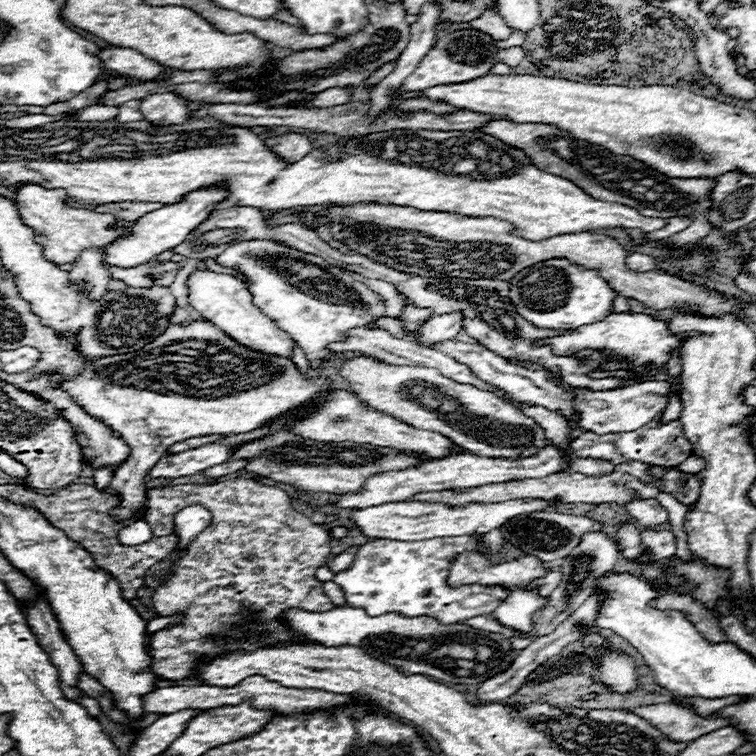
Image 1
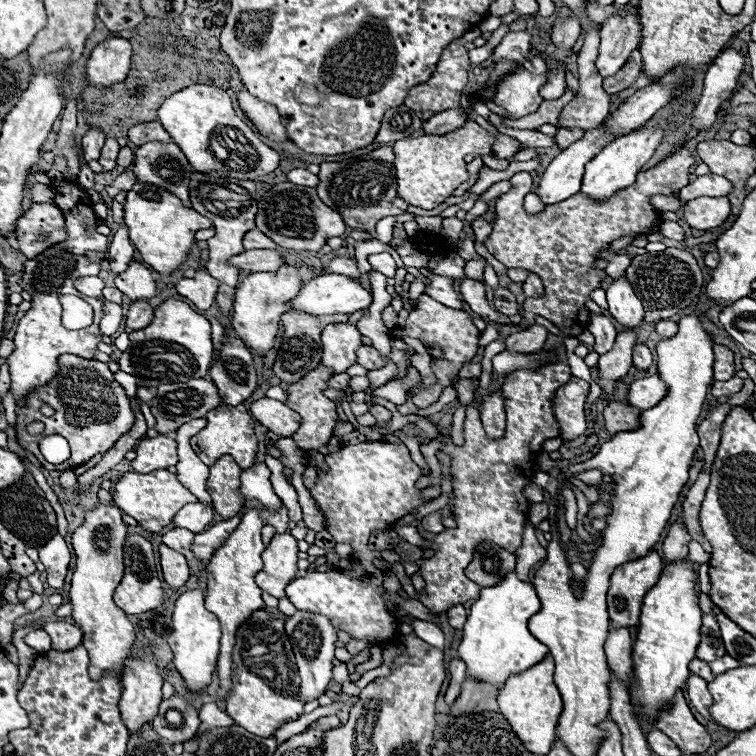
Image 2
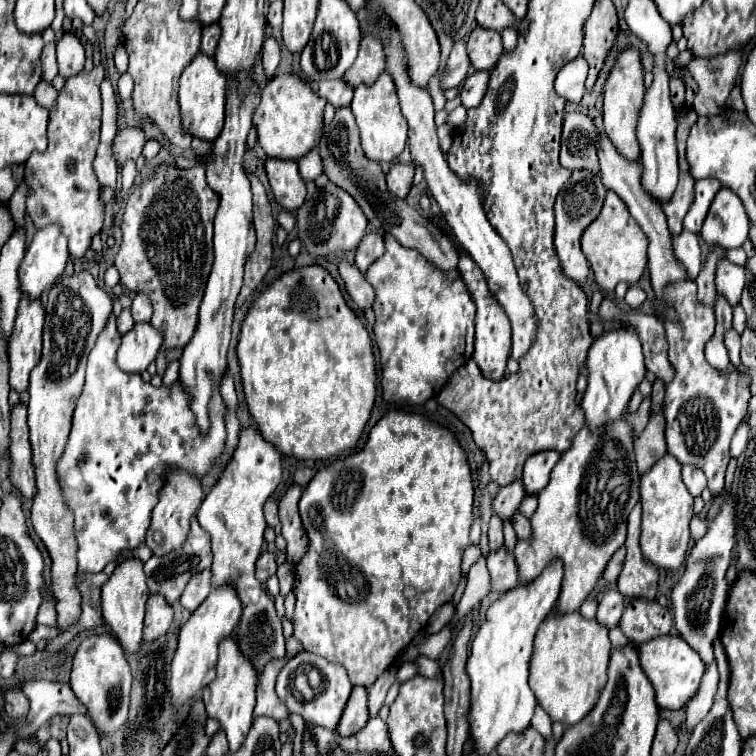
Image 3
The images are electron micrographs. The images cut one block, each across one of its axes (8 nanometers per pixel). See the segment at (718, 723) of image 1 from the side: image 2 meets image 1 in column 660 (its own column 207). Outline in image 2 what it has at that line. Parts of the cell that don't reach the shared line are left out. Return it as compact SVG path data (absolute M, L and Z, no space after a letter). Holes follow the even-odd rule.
M214 702L204 704L204 706L200 708L200 720L202 720L202 724L200 724L200 728L198 728L196 738L198 738L200 734L212 730L212 728L228 728L228 726L234 724L232 718L230 718L226 712L222 712Z

